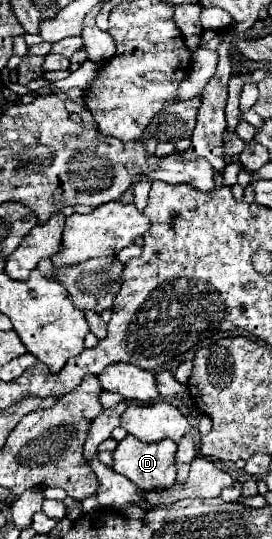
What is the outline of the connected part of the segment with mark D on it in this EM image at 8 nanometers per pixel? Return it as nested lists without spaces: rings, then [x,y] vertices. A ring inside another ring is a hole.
[[[127,435],[113,451],[115,457],[113,469],[125,475],[129,481],[133,481],[141,491],[165,489],[175,483],[175,451],[177,451],[177,443],[173,439],[165,439],[157,443],[141,443],[137,437]]]

